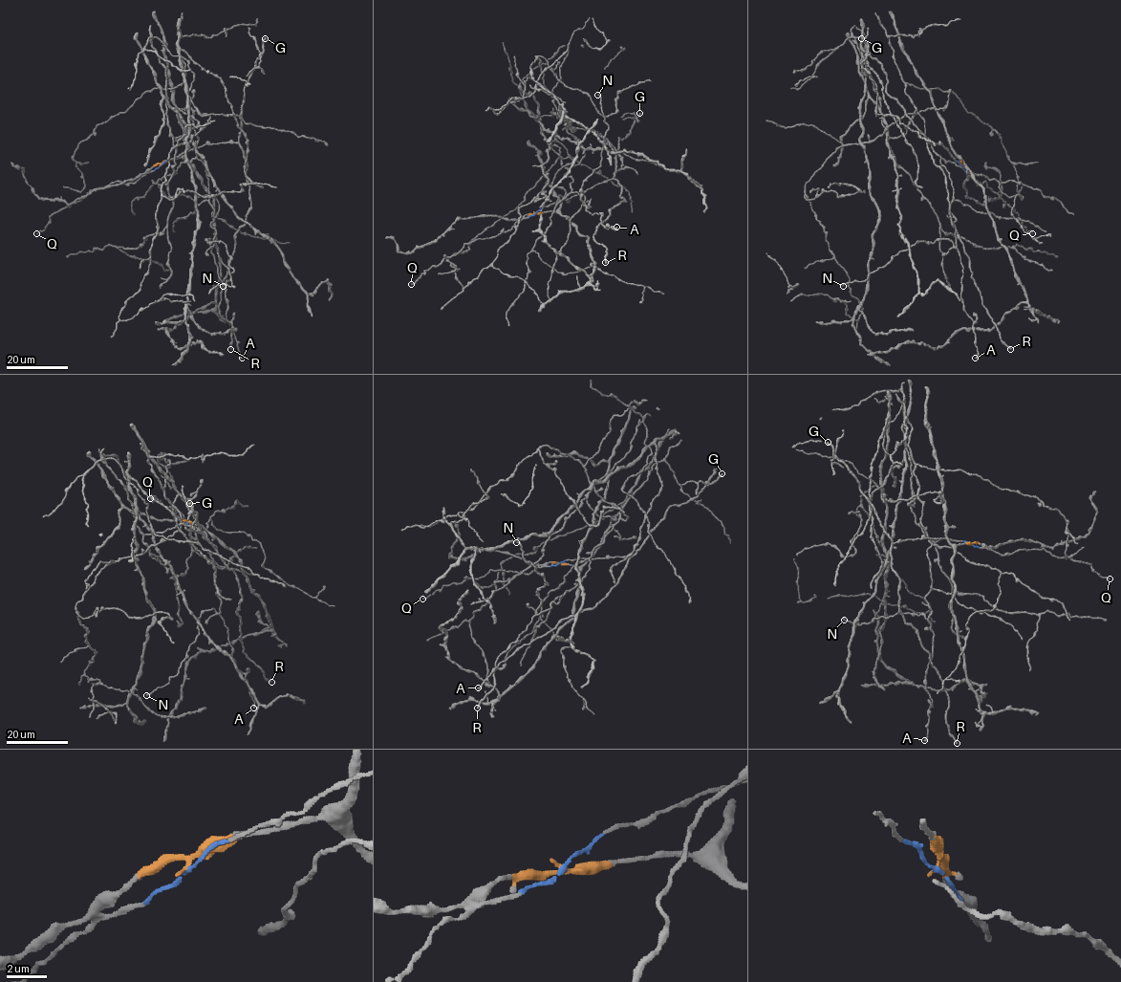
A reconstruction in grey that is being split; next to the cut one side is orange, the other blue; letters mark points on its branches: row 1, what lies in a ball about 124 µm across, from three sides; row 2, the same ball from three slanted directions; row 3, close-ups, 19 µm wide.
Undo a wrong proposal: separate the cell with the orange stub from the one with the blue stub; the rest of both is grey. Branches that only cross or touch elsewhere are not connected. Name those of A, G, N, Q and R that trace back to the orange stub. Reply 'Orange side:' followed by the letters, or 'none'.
Orange side: A, N

